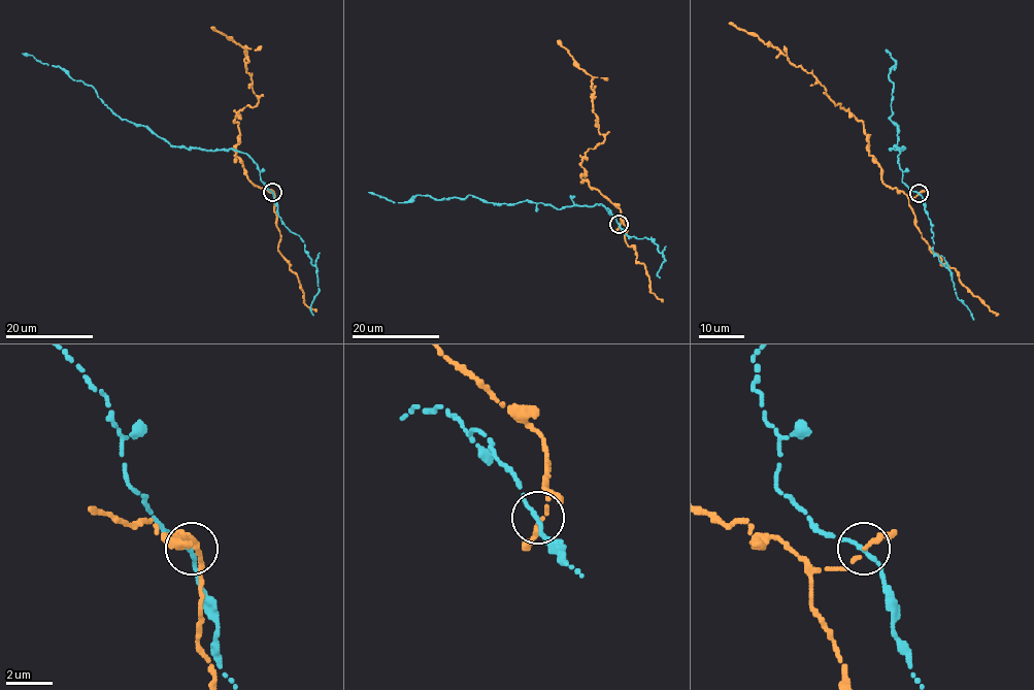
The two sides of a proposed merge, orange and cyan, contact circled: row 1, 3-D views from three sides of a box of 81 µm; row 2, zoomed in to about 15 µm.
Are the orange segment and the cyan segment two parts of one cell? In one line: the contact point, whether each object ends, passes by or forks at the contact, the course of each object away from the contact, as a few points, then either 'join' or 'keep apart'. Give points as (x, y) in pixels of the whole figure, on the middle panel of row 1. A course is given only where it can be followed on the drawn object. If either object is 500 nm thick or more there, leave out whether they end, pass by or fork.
at (619, 224); orange passes by; cyan passes by; orange runs (620, 225), (621, 210), (581, 177), (587, 152), (605, 137), (593, 111), (592, 78), (558, 39); cyan runs (620, 225), (601, 204), (557, 209), (471, 195), (420, 195), (405, 203), (369, 192); join

